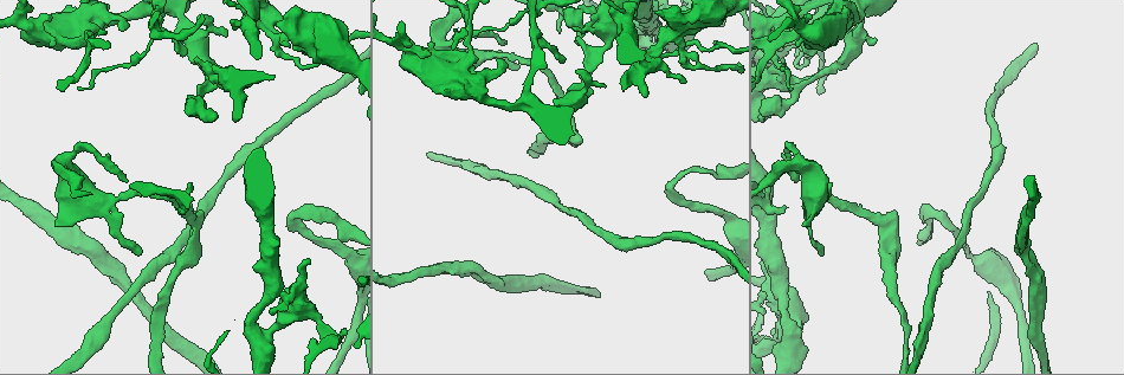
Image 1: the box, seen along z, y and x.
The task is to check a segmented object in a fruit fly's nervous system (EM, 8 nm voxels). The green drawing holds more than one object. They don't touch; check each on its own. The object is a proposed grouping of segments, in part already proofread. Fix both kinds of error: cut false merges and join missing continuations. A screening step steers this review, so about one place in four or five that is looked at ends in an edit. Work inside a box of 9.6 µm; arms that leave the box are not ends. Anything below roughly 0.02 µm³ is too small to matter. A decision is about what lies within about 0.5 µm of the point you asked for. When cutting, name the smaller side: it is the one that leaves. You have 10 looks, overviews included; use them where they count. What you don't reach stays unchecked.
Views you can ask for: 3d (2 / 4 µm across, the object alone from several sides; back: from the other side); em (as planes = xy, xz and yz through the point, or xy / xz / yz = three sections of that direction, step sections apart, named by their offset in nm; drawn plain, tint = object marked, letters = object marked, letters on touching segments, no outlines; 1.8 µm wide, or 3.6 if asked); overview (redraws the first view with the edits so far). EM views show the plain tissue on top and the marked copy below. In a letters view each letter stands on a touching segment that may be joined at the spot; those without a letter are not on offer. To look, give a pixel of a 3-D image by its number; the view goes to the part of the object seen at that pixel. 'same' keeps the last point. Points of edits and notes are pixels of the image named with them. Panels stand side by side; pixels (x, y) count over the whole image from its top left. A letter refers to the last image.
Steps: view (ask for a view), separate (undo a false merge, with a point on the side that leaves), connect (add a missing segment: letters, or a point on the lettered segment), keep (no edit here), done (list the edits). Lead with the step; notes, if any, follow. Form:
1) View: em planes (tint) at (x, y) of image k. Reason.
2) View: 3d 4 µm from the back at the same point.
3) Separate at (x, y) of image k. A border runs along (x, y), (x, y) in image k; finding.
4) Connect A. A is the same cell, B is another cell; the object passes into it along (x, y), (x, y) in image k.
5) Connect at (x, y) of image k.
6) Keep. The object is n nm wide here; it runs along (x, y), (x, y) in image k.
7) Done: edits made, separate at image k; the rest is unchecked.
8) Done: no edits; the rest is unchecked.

View: 3d 2 µm at (177, 211) of image 1. Tapers out.

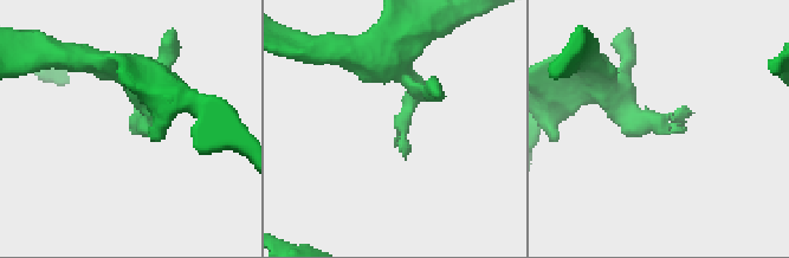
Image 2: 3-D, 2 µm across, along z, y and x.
View: em planes (letters) at (136, 110) of image 2. Shape alone is not enough.

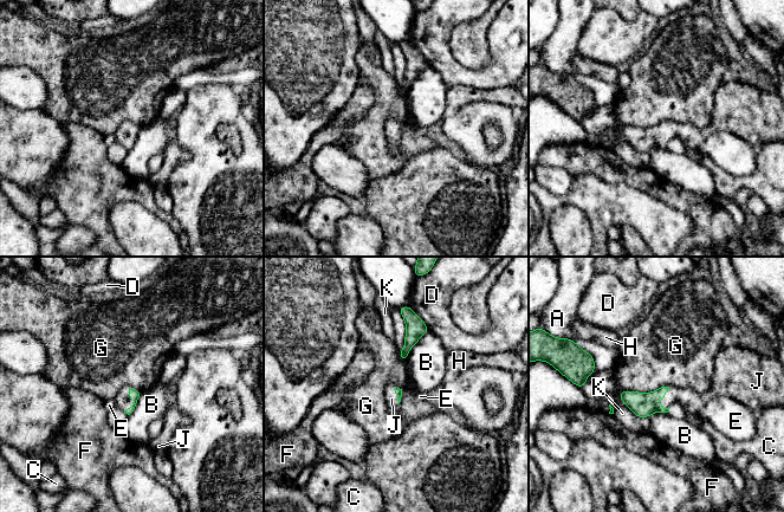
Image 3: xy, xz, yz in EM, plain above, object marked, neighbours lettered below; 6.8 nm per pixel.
Connect J. The longest contact is with G, 340 nm; J is the same cell, A, B, C, D, E, F, G, H and K are other cells; the object passes into it along (637, 402), (660, 399), (692, 402) in image 3; the neuron continues.

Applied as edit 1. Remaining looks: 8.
View: 3d 4 µm from the back at (778, 326) of image 1. Thick turns thin.

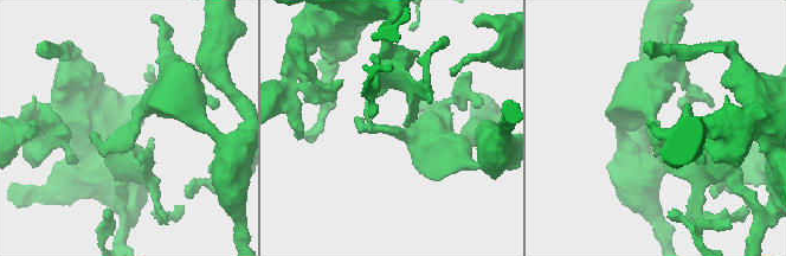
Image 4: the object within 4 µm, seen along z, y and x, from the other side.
View: em planes (letters) at (391, 127) of image 4. Shape alone is not enough.

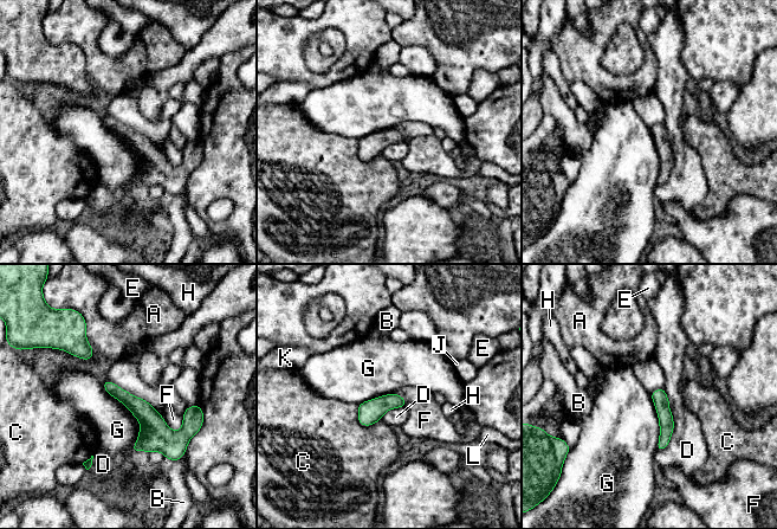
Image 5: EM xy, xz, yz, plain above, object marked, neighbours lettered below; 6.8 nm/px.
Keep. A, B, C, D, E, F, G, H, J, K and L are other cells; a border runs along (102, 382), (138, 421), (133, 451) in image 5; continuous, no second neuron.

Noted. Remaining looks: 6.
View: em yz step 16 (tint) at (290, 218) of image 1. Abrupt turn.

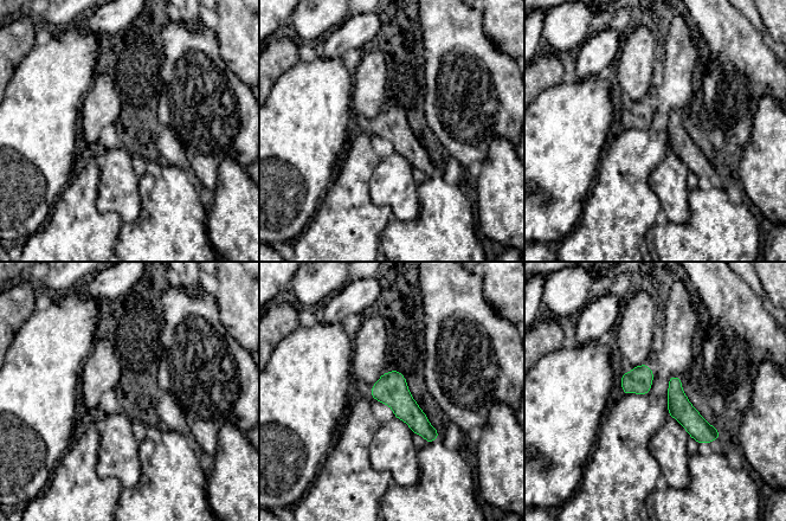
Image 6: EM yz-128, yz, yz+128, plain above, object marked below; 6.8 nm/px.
View: em yz step 16 (letters) at the same point.

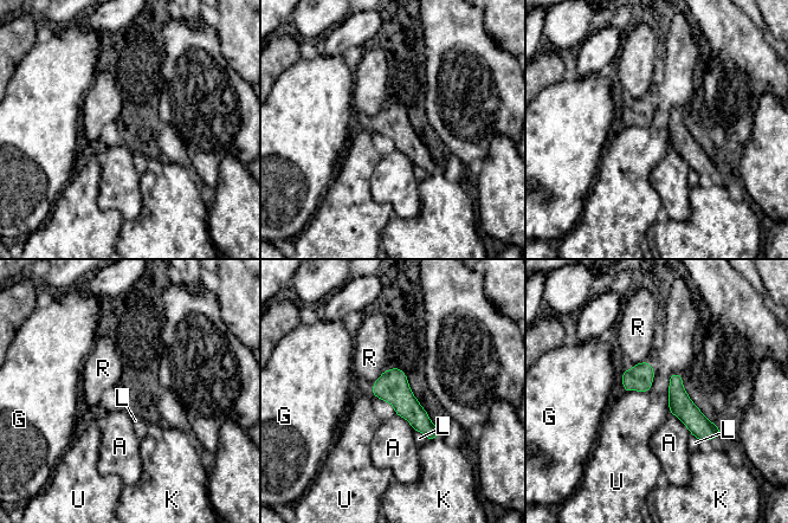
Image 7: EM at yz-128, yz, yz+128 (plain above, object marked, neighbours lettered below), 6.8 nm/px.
Keep. A, G, K, L, R and U are other cells; a border runs along (652, 366), (647, 391), (625, 392) in image 7; one neuron here.

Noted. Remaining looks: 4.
View: em xz step 4 (tint) at (628, 20) of image 1. Thin arm on a thick one.

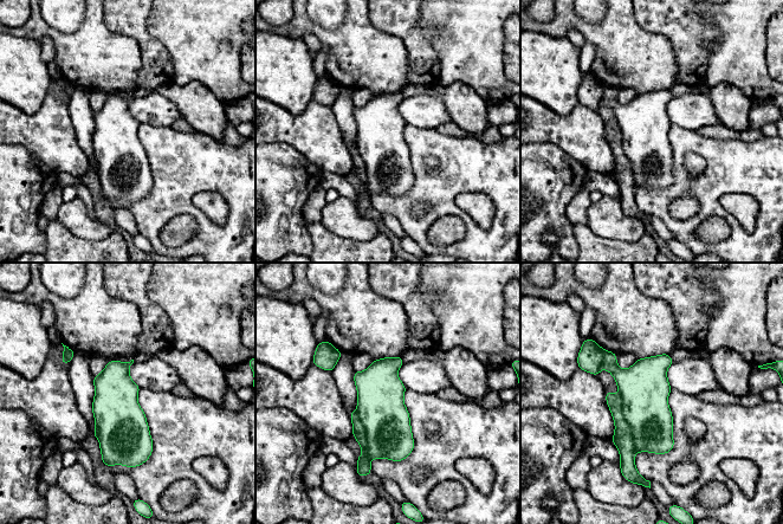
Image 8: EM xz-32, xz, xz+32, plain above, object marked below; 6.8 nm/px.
View: em planes (letters) at the same point. Another direction.

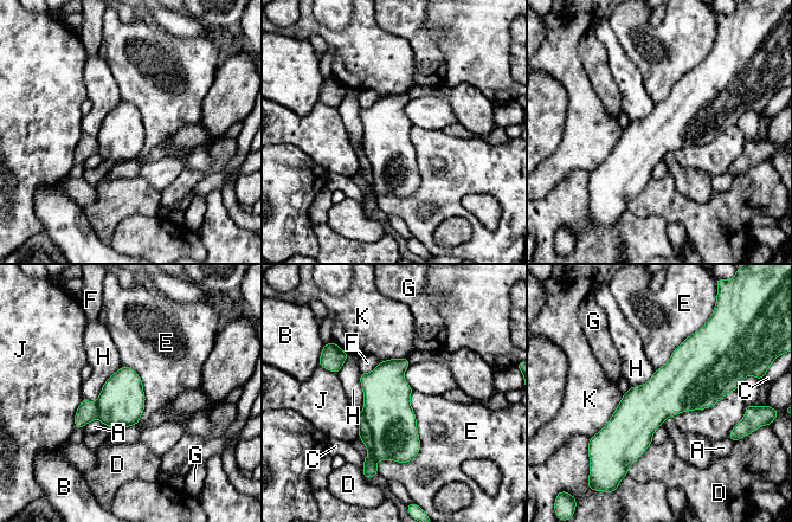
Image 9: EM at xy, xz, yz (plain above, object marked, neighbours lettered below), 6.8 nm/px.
Separate at (387, 411) of image 9. The object is 320 nm wide here; A, B, C, D, E, F, G, H, J and K are other cells; a border runs along (362, 412), (375, 461) in image 9; two neurons meet here.

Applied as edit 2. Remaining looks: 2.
Done: edits made, connect at image 3, separate at image 9; the rest is unchecked.

